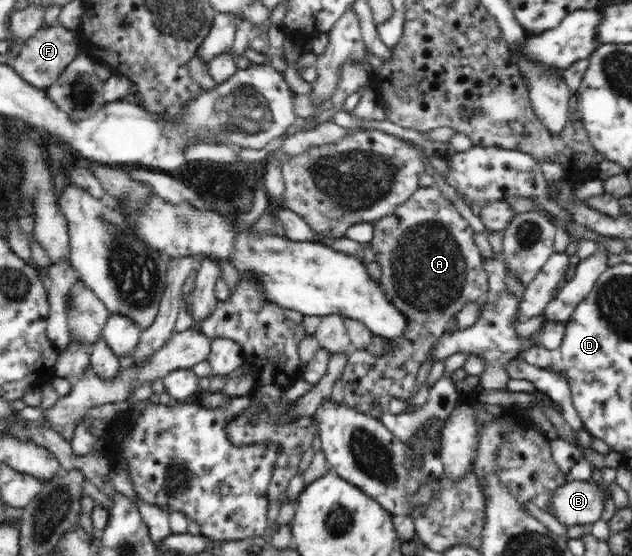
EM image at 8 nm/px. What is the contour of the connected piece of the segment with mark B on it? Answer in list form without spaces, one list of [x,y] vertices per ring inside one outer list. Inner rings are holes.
[[[567,480],[552,492],[548,512],[567,527],[576,524],[591,526],[600,519],[604,498],[609,493],[604,492],[605,487],[590,481]]]

